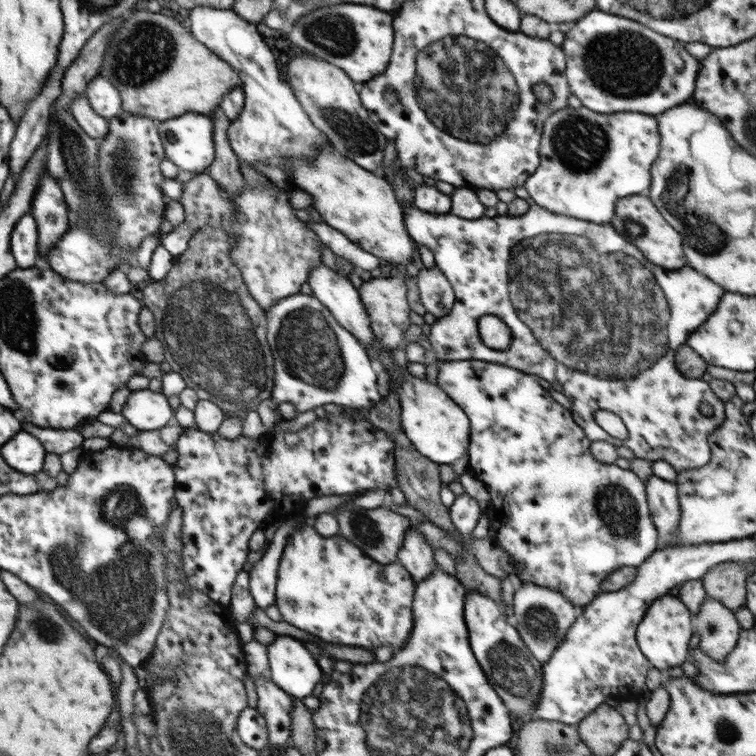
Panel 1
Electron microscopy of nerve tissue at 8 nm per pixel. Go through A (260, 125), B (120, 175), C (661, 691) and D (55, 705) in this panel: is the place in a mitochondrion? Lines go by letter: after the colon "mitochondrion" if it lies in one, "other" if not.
A: other
B: mitochondrion
C: other
D: other

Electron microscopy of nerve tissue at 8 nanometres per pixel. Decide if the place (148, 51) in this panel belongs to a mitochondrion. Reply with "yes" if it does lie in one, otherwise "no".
yes

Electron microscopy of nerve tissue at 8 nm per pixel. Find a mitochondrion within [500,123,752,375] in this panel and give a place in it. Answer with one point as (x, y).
(672, 196)

